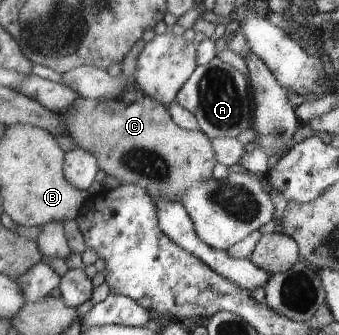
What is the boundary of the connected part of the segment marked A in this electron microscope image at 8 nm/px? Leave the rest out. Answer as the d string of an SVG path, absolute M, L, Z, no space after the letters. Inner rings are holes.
M218 57L209 64L198 65L179 91L176 102L195 116L200 130L211 140L225 137L235 139L243 130L254 126L251 84L239 70Z

